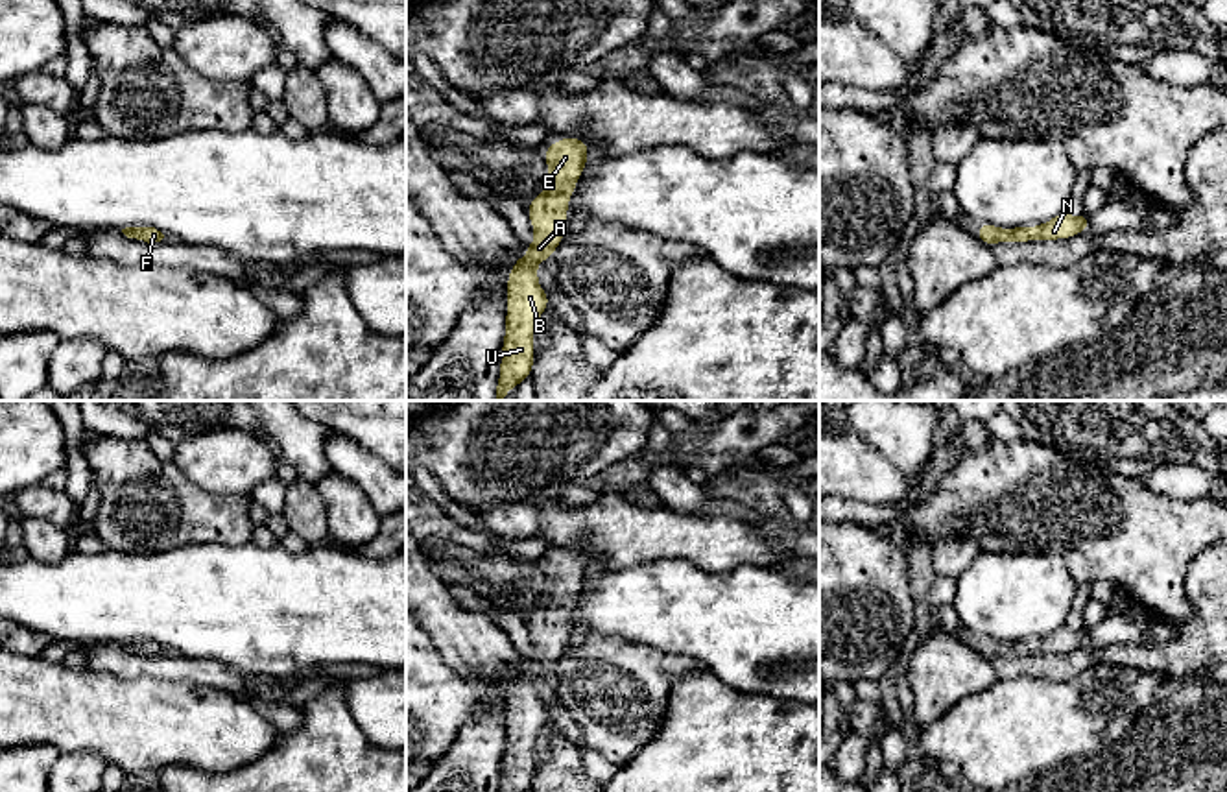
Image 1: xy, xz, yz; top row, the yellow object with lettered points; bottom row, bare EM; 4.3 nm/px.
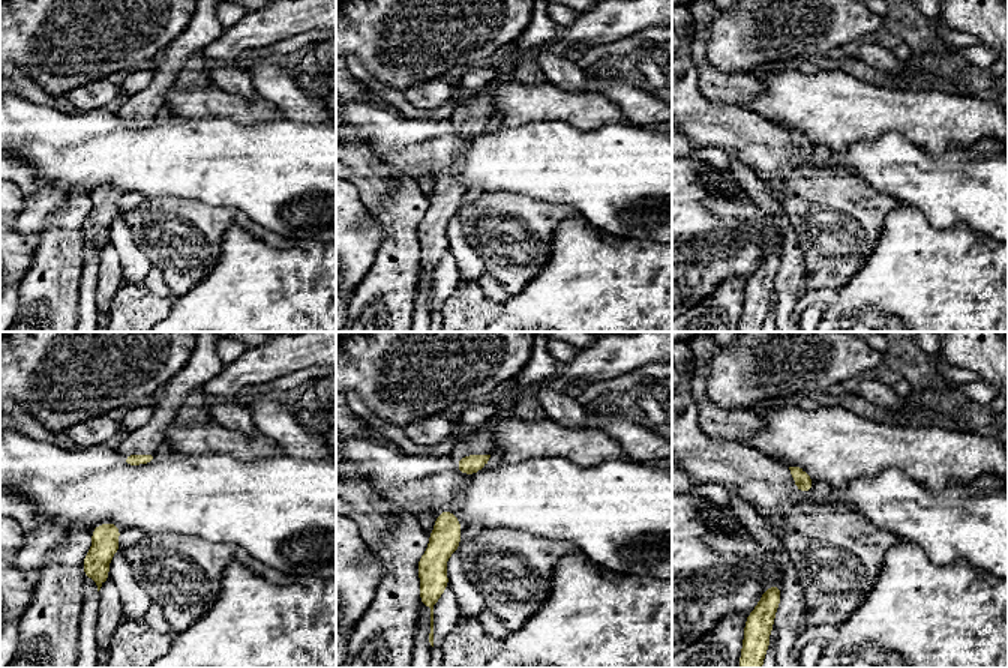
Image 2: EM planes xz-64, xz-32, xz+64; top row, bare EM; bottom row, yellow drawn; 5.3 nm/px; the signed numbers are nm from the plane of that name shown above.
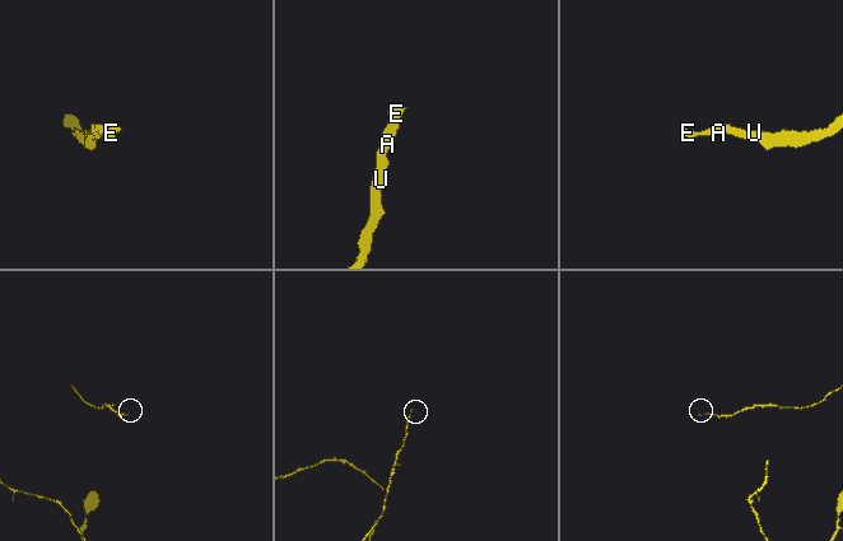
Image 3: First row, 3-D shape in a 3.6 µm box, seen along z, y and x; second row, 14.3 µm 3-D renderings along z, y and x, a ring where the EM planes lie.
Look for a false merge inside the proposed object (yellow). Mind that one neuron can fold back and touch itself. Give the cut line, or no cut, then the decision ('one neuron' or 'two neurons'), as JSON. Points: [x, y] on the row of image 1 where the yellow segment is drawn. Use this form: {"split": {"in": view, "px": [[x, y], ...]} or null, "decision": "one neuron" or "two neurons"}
{"split": null, "decision": "one neuron"}

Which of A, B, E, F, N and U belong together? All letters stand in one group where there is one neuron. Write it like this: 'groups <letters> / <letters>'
groups A B E F N U

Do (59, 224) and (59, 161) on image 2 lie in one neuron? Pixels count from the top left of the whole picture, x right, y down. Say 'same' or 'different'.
different

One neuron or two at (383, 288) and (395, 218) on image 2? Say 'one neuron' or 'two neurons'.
one neuron

